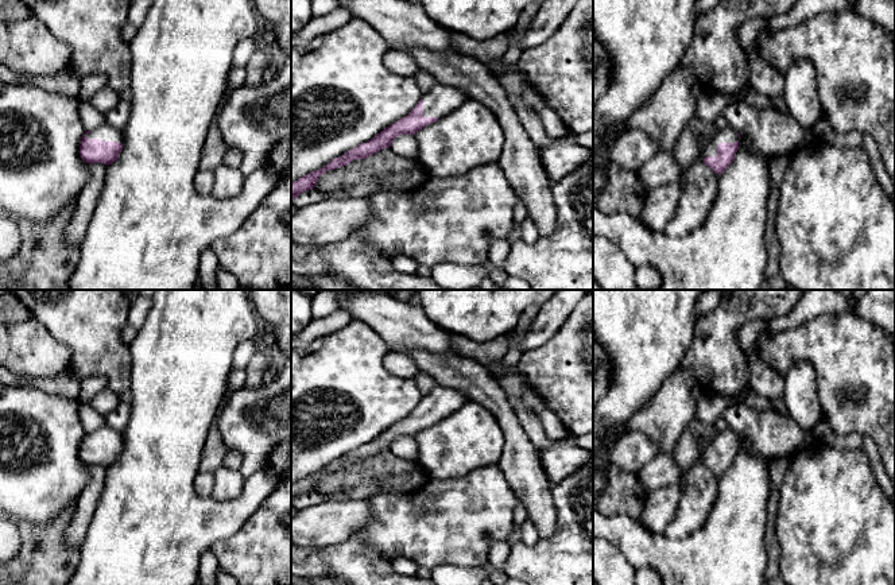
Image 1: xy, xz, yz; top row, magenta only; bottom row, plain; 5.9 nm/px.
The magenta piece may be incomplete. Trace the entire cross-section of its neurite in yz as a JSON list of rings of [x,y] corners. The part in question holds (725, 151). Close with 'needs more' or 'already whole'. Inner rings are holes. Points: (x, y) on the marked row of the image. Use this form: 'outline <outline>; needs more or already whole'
outline [[[727,125],[714,132],[709,144],[701,151],[700,158],[702,158],[705,164],[720,175],[733,162],[739,150],[739,139],[740,133]]]; needs more

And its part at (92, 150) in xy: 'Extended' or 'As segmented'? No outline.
Extended

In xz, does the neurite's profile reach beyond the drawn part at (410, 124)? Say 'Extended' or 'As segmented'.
Extended

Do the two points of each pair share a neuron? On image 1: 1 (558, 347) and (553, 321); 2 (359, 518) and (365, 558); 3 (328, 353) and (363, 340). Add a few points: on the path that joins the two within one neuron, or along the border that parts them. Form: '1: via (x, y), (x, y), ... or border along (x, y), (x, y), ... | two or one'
1: border along (574, 308), (551, 336), (529, 351) | two
2: border along (353, 535), (324, 547) | two
3: via (336, 353), (349, 353), (355, 348) | one

